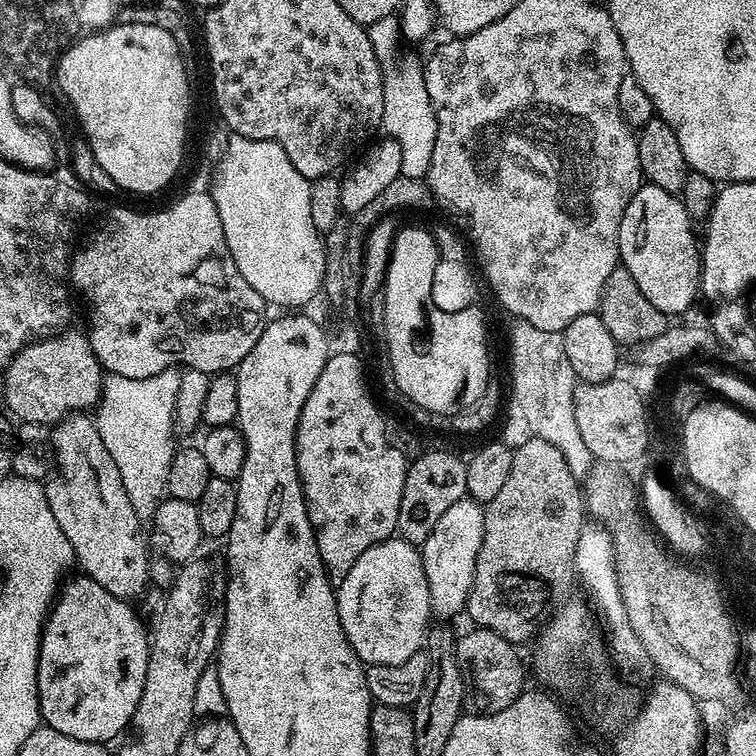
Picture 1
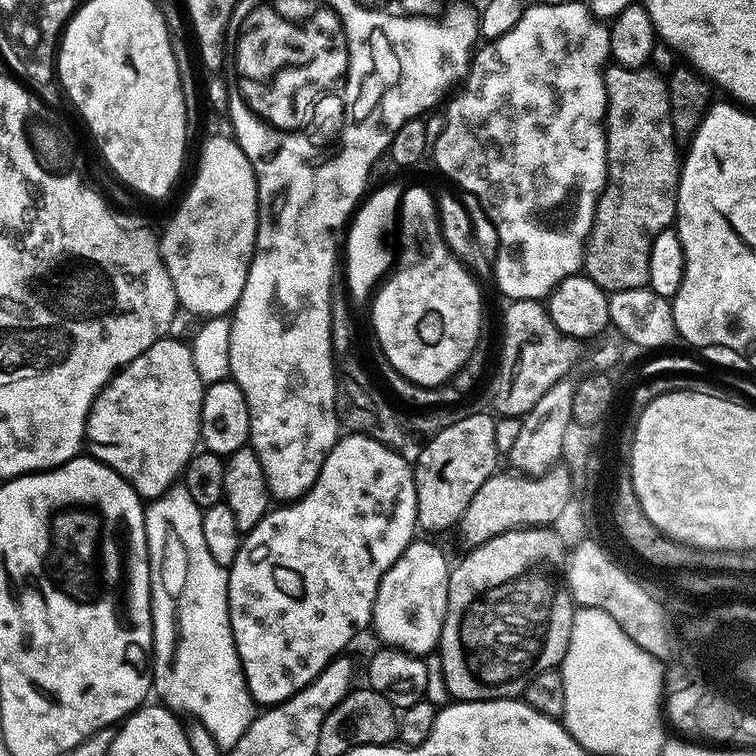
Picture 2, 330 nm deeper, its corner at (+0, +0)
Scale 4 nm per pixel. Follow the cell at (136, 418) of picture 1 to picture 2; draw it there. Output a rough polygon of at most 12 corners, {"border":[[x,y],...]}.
{"border":[[145,507],[152,687],[222,750],[258,715],[202,509]]}

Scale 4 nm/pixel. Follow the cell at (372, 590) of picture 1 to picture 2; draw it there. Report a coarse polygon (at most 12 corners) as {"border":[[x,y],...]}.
{"border":[[413,539],[378,586],[381,645],[437,651],[450,560]]}

